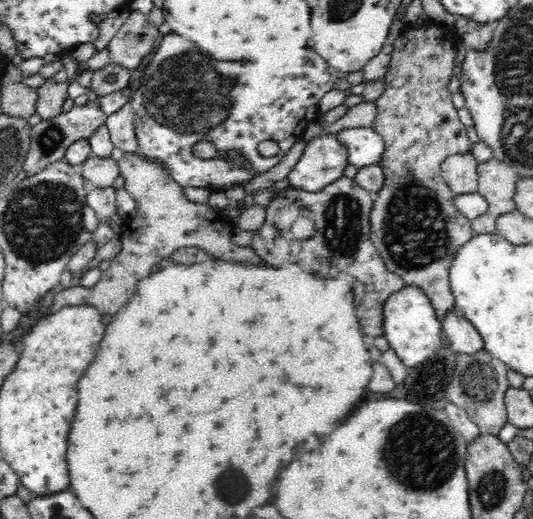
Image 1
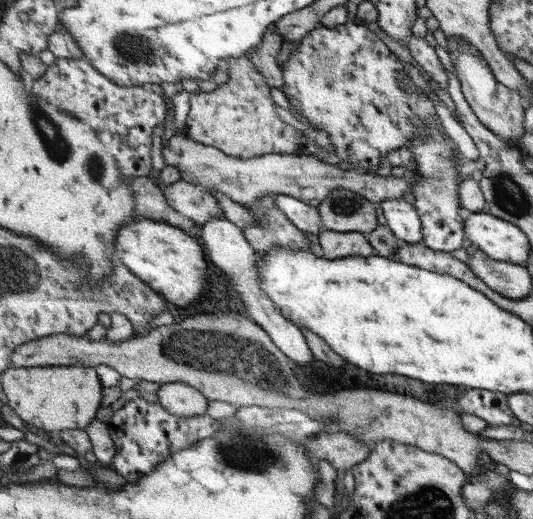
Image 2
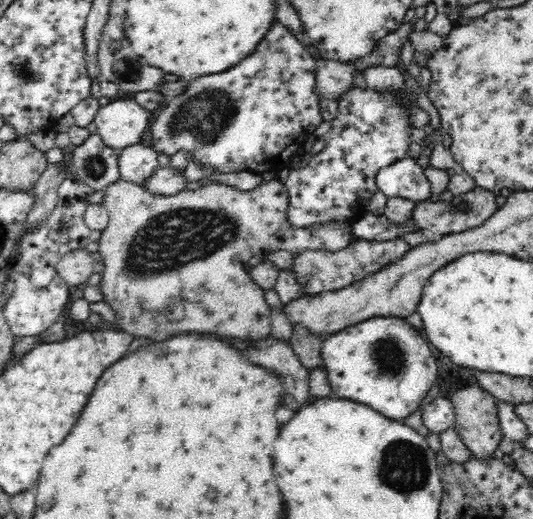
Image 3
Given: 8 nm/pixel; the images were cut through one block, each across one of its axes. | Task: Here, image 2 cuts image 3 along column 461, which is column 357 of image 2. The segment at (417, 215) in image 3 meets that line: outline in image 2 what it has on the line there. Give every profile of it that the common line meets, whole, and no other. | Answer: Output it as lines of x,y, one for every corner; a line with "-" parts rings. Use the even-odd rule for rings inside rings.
335,190
321,204
327,230
373,234
379,228
377,204
351,190

